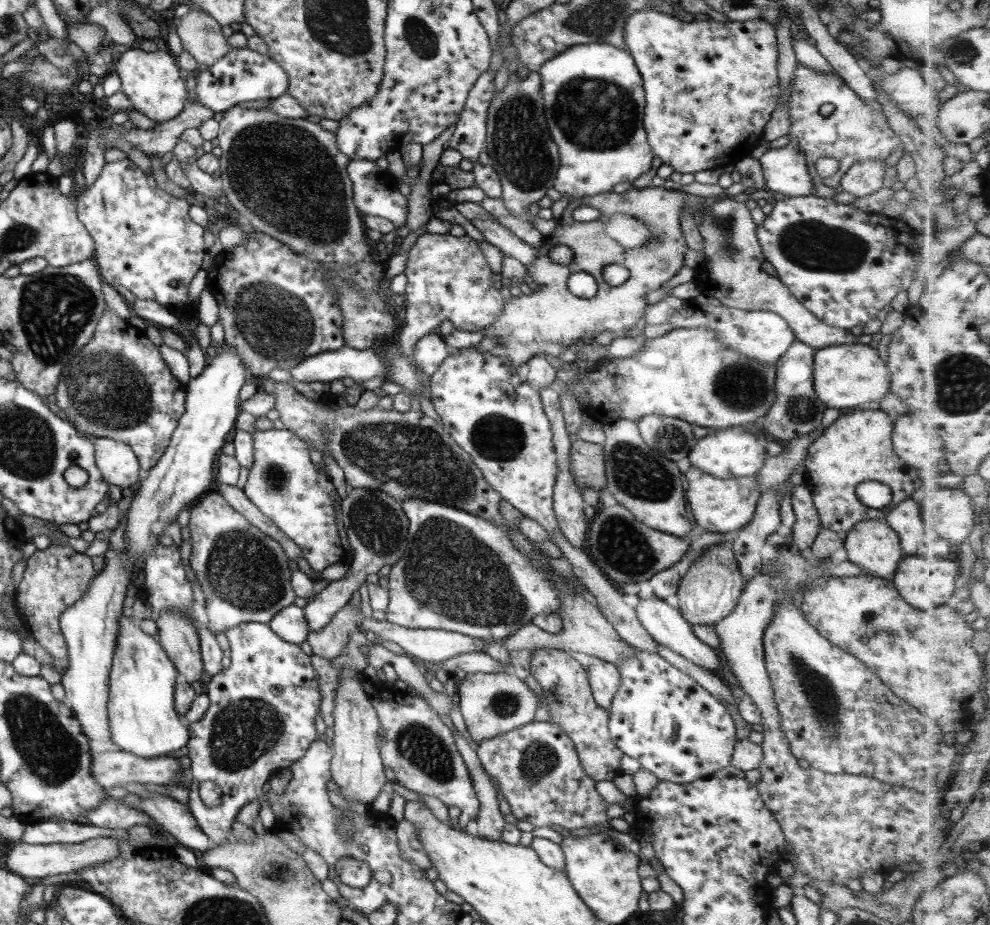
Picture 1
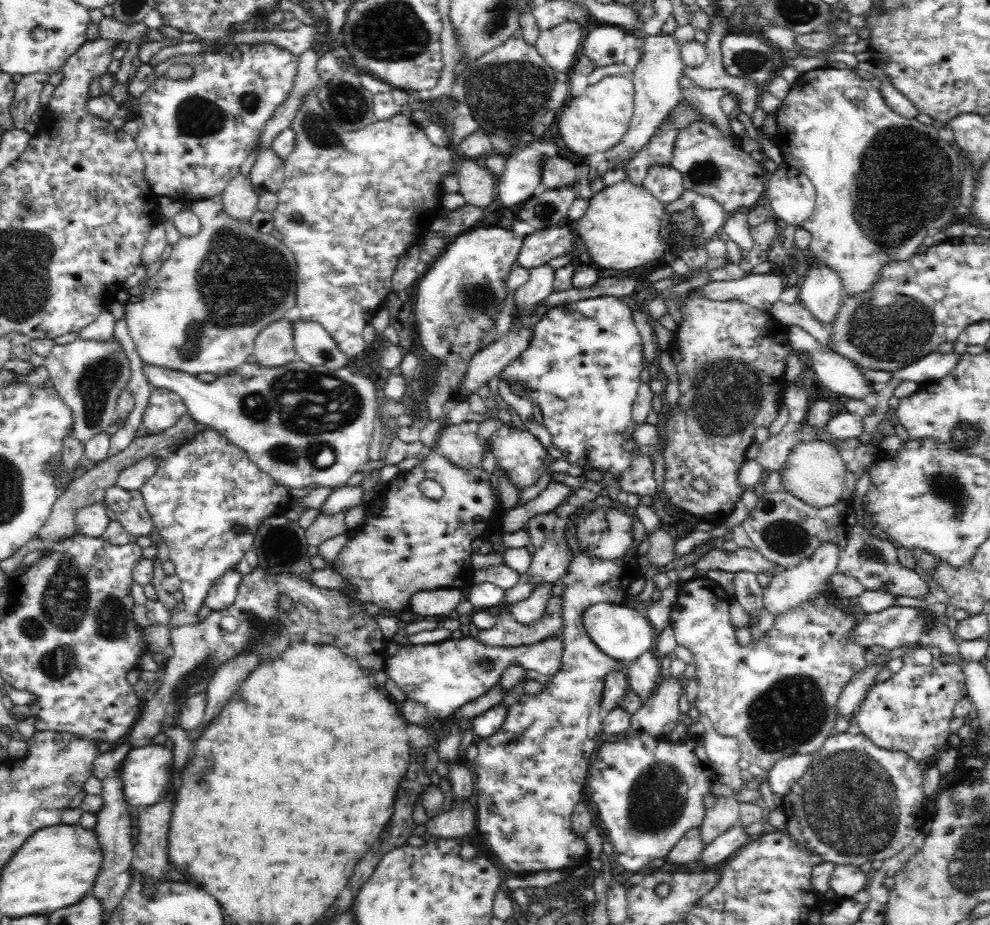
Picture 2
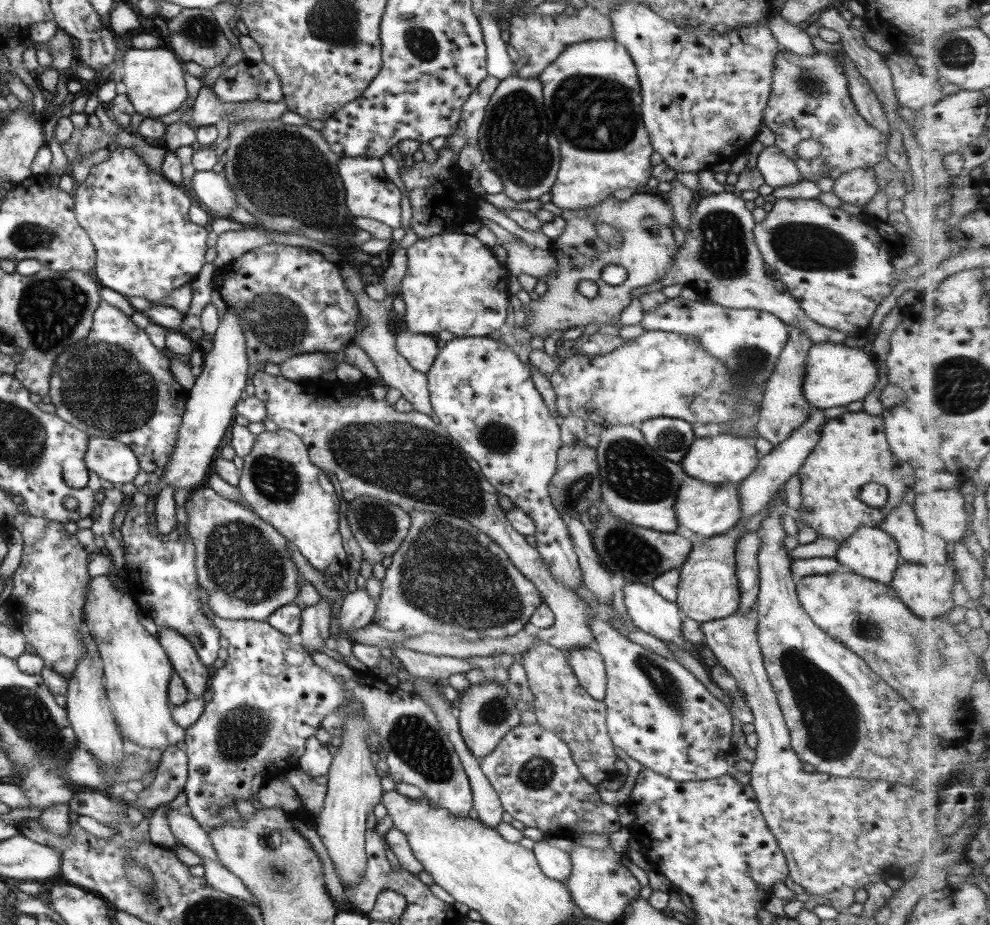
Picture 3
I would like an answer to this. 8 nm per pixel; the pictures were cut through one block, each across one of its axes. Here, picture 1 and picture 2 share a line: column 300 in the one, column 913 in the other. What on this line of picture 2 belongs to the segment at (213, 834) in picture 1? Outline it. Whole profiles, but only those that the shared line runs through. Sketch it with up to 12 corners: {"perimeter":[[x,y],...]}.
{"perimeter":[[927,641],[850,718],[923,762],[948,744],[959,662]]}

